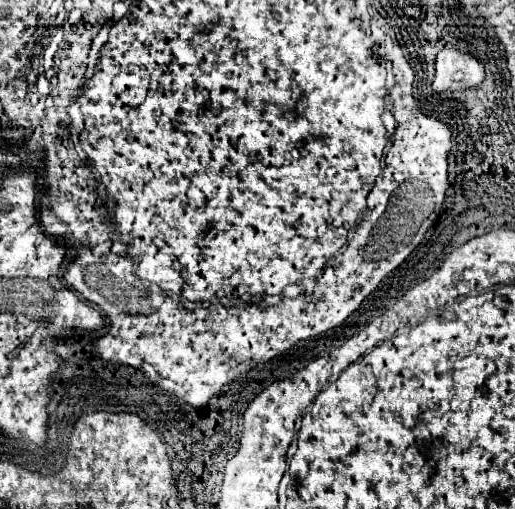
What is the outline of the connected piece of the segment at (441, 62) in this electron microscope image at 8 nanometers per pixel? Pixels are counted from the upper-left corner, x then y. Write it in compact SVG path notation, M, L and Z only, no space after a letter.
M446 46L436 58L434 94L468 90L480 86L484 80L484 66L474 56Z

